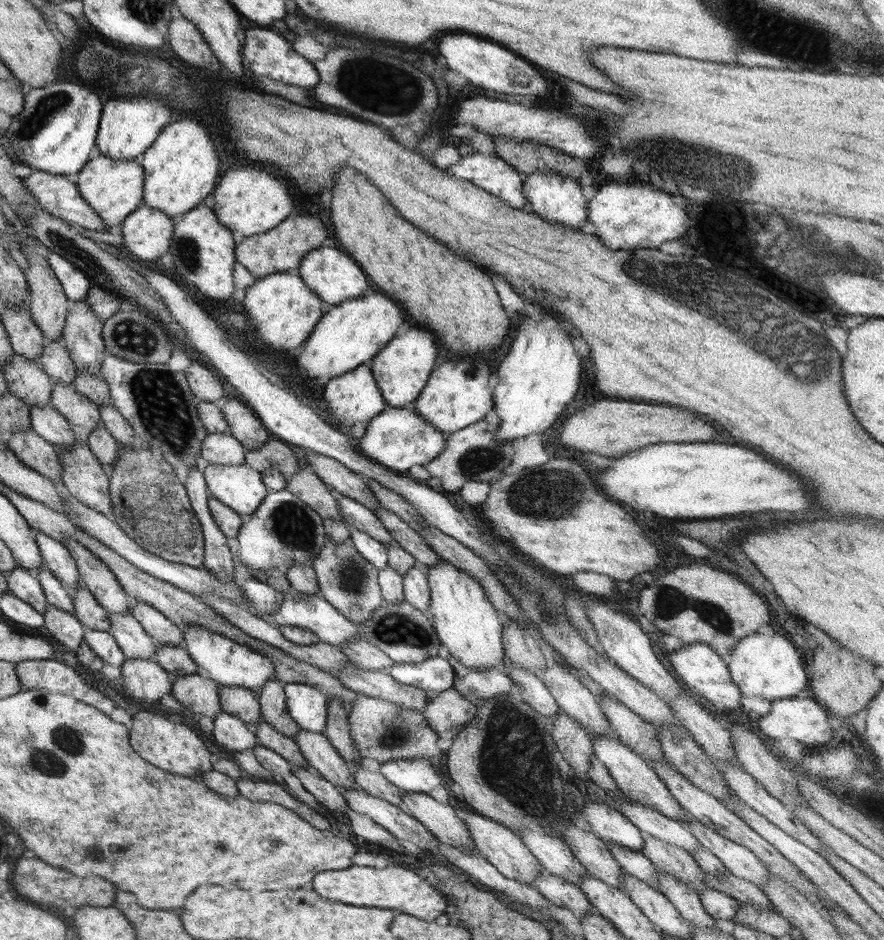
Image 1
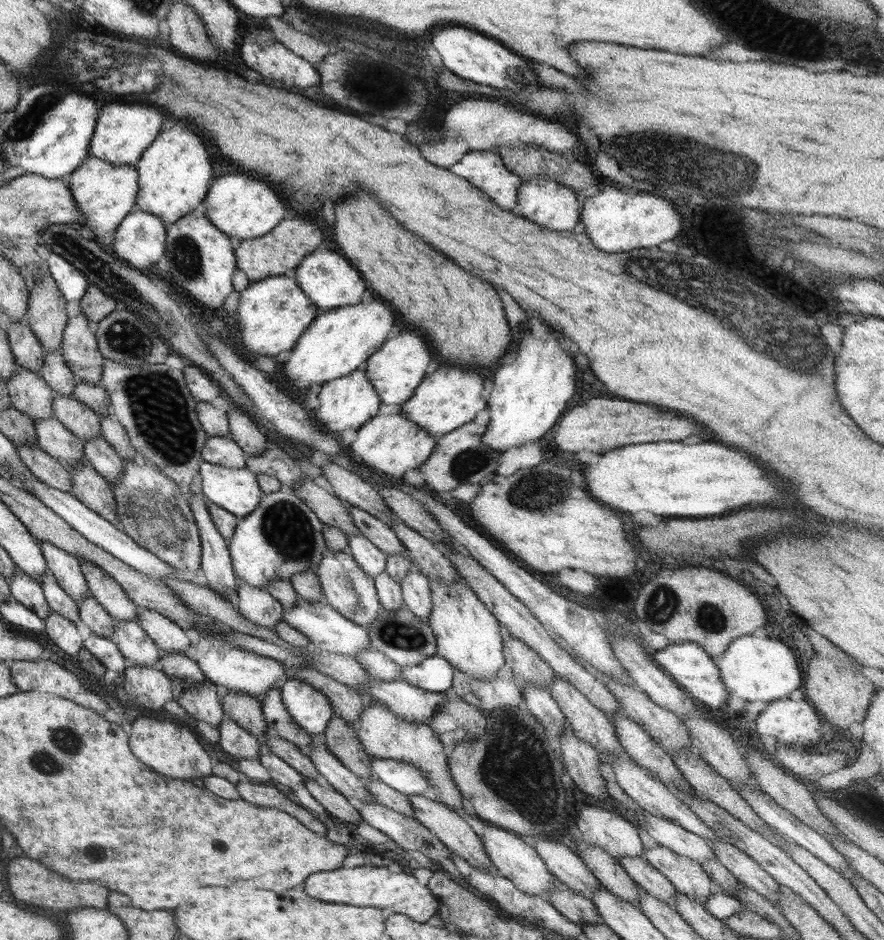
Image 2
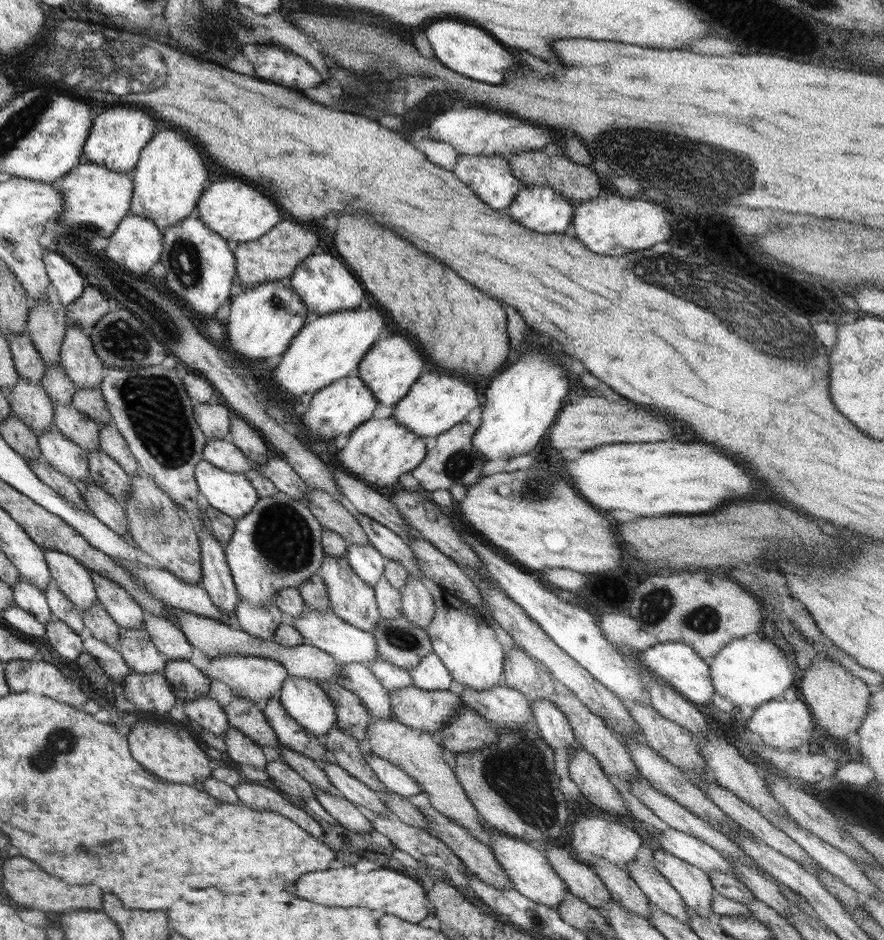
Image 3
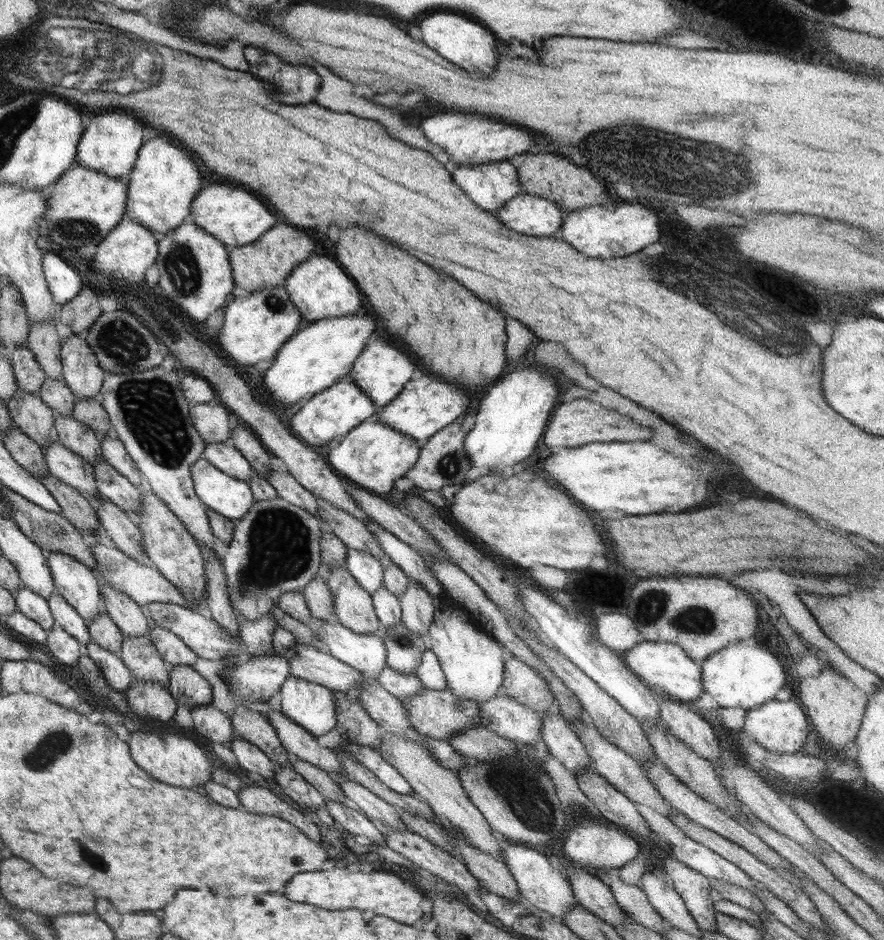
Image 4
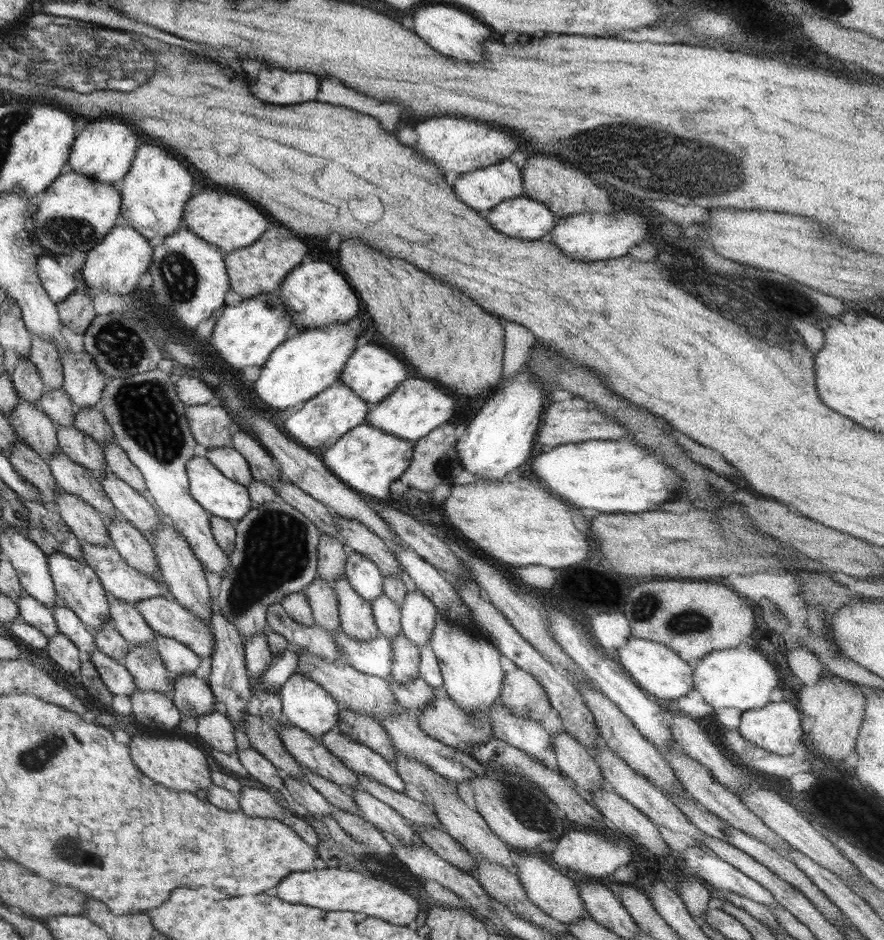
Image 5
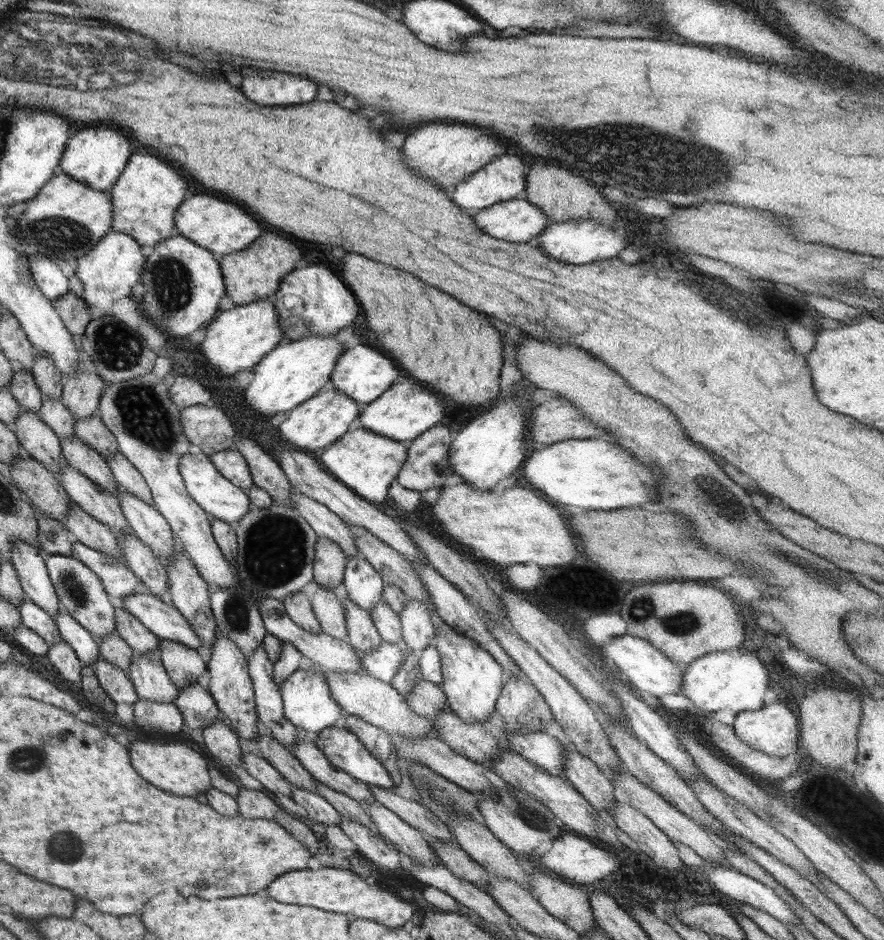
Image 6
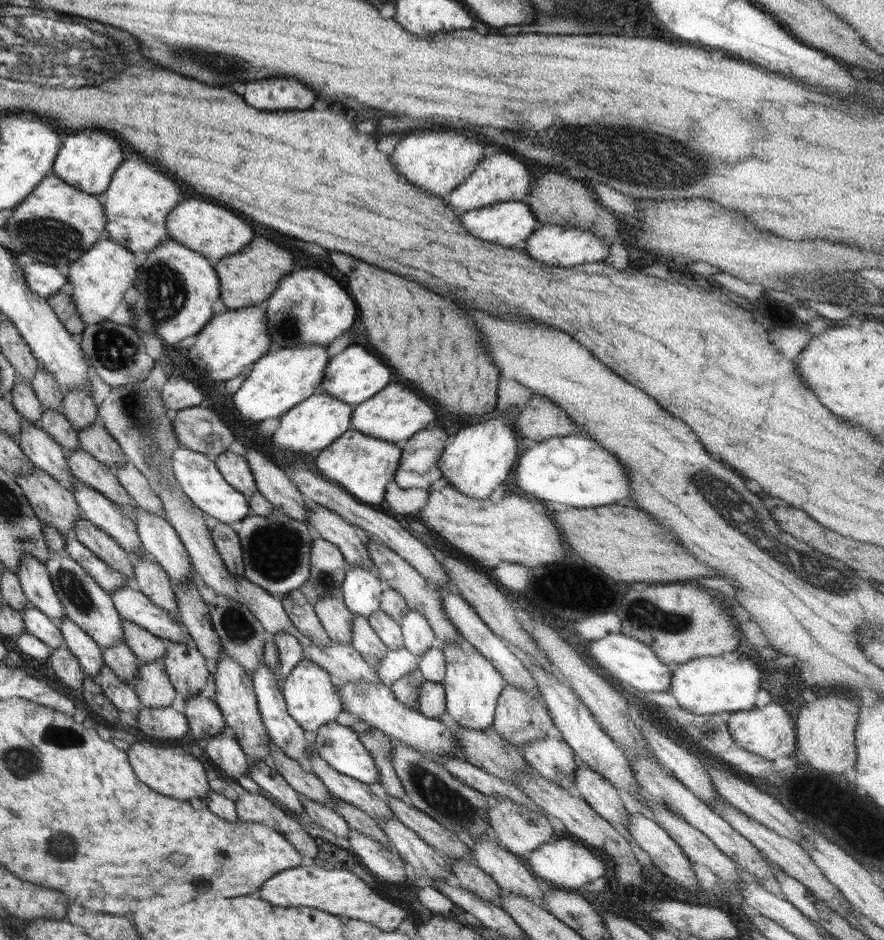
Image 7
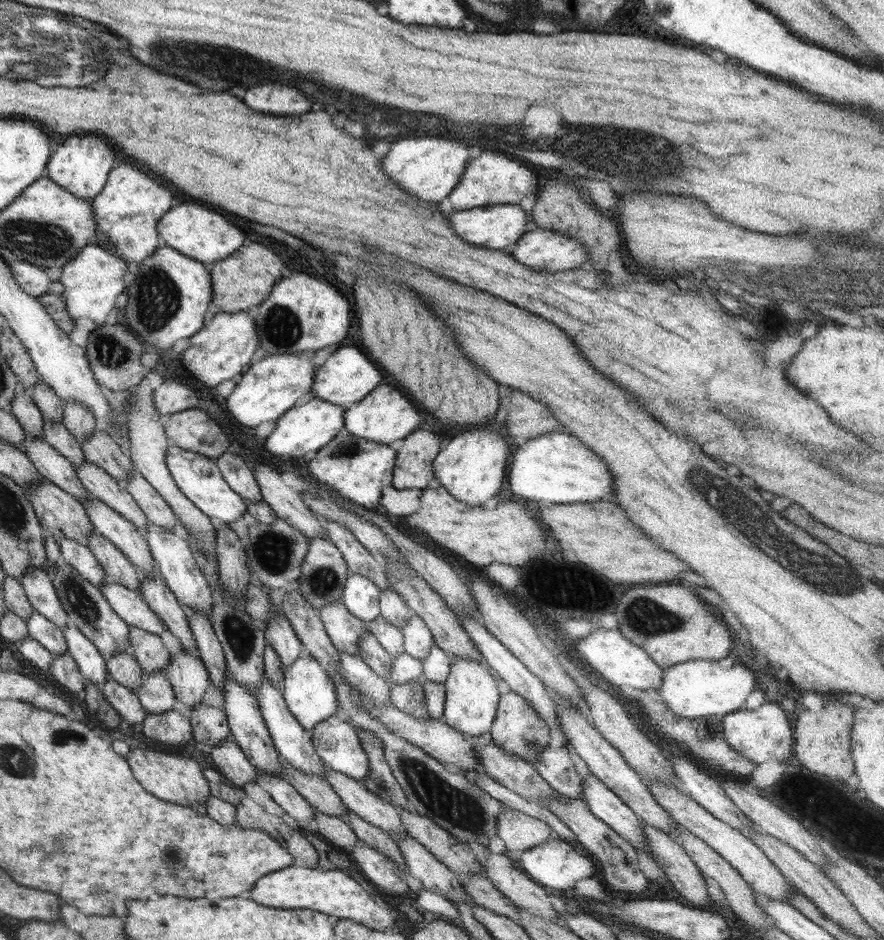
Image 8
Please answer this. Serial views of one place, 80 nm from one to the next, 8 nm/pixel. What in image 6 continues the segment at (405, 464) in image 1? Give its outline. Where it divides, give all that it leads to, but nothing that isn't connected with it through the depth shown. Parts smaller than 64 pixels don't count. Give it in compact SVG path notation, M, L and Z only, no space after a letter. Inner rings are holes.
M356 424L328 450L322 452L320 463L330 475L358 496L378 504L387 500L390 484L398 477L406 458L408 458L407 444L389 440L386 436L380 436Z

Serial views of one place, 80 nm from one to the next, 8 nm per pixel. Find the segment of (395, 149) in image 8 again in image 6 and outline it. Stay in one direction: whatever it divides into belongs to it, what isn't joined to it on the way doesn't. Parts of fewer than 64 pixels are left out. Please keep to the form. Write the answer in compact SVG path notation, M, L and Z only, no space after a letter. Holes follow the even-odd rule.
M426 124L424 128L412 132L401 148L404 160L418 176L431 180L433 184L446 190L464 182L473 172L486 166L492 159L506 152L506 144L498 138L488 136L480 128L466 124Z

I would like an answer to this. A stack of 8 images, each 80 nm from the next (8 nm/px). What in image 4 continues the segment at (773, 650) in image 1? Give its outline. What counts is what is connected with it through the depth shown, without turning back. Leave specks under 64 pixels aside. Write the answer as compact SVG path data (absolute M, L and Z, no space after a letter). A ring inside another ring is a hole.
M740 643L728 645L711 654L701 667L703 692L708 692L716 700L724 725L732 730L741 730L747 712L758 708L766 701L774 700L776 692L786 687L790 678L782 658L776 656L770 648L744 646Z

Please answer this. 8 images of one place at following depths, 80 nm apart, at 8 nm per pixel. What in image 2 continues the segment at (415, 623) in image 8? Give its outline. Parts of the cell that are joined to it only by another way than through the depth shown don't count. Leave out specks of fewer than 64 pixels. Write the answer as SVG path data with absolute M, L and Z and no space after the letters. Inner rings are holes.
M415 568L401 581L404 605L424 622L429 621L433 607L429 585L429 578Z

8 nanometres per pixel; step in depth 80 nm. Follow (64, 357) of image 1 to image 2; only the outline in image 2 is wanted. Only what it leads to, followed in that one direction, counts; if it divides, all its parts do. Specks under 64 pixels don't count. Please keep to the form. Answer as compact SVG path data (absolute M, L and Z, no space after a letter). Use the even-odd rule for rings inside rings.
M60 349L48 352L43 366L37 373L51 386L51 389L62 396L71 396L77 385L77 377L64 360Z

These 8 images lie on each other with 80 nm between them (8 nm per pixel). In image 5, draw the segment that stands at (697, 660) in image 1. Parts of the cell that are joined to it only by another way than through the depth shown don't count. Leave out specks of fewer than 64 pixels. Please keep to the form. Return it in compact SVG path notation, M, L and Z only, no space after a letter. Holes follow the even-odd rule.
M630 637L628 642L611 653L617 662L631 676L631 679L647 694L653 694L659 701L668 705L680 696L686 696L693 689L692 673L694 667L684 662L671 648L644 640Z

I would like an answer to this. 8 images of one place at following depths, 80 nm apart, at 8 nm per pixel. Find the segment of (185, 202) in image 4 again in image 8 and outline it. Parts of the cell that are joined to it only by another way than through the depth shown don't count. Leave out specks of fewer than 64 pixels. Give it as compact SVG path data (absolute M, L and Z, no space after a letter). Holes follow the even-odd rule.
M122 164L112 167L103 191L90 201L94 205L94 217L98 224L91 244L104 246L104 249L112 250L112 253L123 256L128 262L140 263L164 246L157 233L157 224L173 207L174 194L162 184L154 182L154 178L148 174L140 172L136 166Z

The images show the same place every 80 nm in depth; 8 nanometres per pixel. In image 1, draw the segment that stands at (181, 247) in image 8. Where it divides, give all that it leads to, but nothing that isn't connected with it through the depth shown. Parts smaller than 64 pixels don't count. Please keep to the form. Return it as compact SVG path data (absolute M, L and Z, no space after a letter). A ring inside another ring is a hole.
M236 168L224 174L220 182L211 192L214 196L212 210L218 222L232 232L240 232L242 236L254 236L262 232L268 232L286 220L294 202L288 184L282 182L282 178L274 176L270 170L264 168Z

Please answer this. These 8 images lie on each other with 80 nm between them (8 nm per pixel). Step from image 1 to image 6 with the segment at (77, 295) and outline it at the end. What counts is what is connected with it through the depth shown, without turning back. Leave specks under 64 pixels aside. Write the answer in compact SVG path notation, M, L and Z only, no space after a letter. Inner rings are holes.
M39 253L30 254L30 269L38 285L48 300L54 301L63 294L68 293L68 278L52 259L46 258Z

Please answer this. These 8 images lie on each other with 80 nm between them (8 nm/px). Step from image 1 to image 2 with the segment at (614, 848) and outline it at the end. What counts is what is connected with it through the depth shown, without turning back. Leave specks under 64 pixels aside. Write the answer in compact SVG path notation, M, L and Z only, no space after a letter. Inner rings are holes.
M623 856L623 858L618 858L618 862L624 867L630 878L643 890L665 902L668 906L675 906L677 893L675 886L644 856Z

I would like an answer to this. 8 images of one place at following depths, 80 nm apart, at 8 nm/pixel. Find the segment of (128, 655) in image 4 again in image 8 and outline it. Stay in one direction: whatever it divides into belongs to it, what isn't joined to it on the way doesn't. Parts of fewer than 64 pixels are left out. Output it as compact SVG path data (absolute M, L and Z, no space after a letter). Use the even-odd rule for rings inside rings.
M164 668L155 670L151 674L144 673L141 687L137 689L136 695L149 714L166 712L176 704L176 695L168 682L168 675Z

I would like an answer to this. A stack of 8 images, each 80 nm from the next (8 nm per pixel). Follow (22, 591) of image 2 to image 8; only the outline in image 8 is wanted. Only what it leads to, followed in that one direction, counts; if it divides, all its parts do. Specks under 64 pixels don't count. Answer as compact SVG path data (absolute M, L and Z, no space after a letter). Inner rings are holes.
M34 611L30 618L27 618L28 636L41 644L46 650L54 654L64 654L67 652L66 639L61 628L50 622L38 611Z

